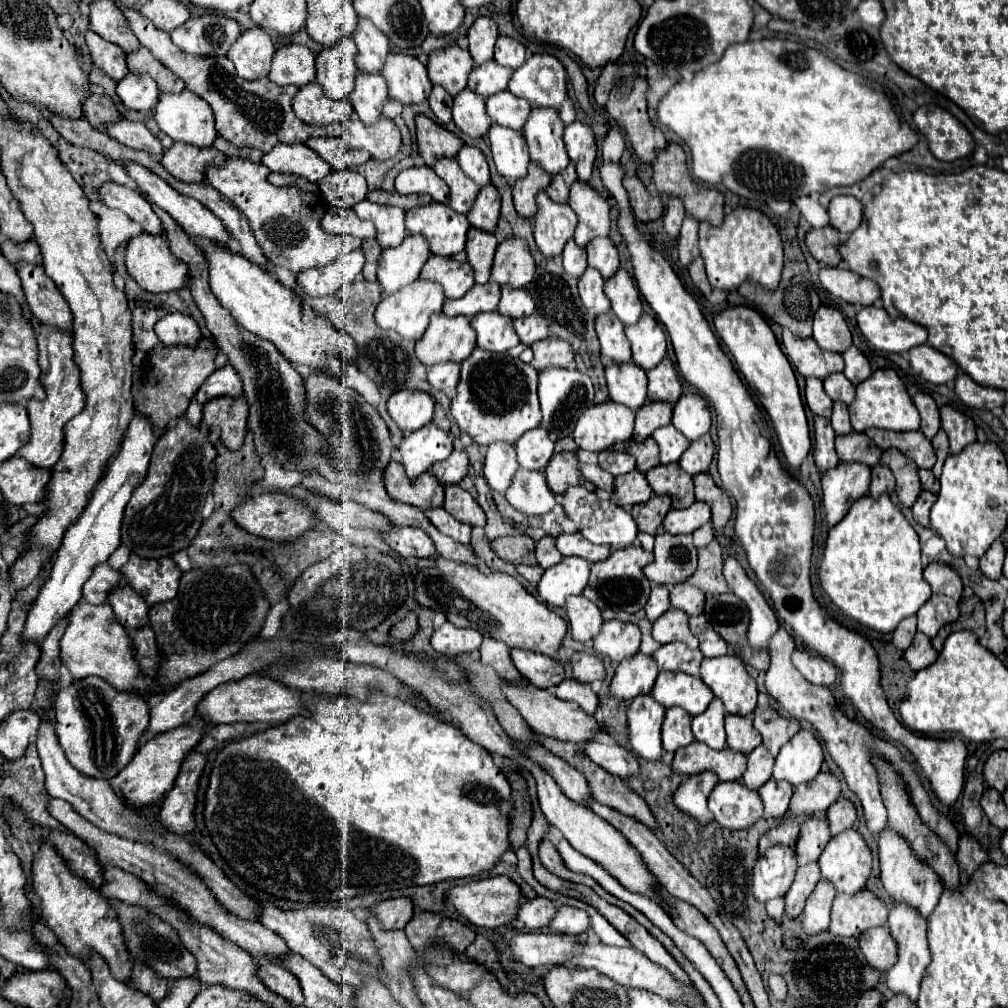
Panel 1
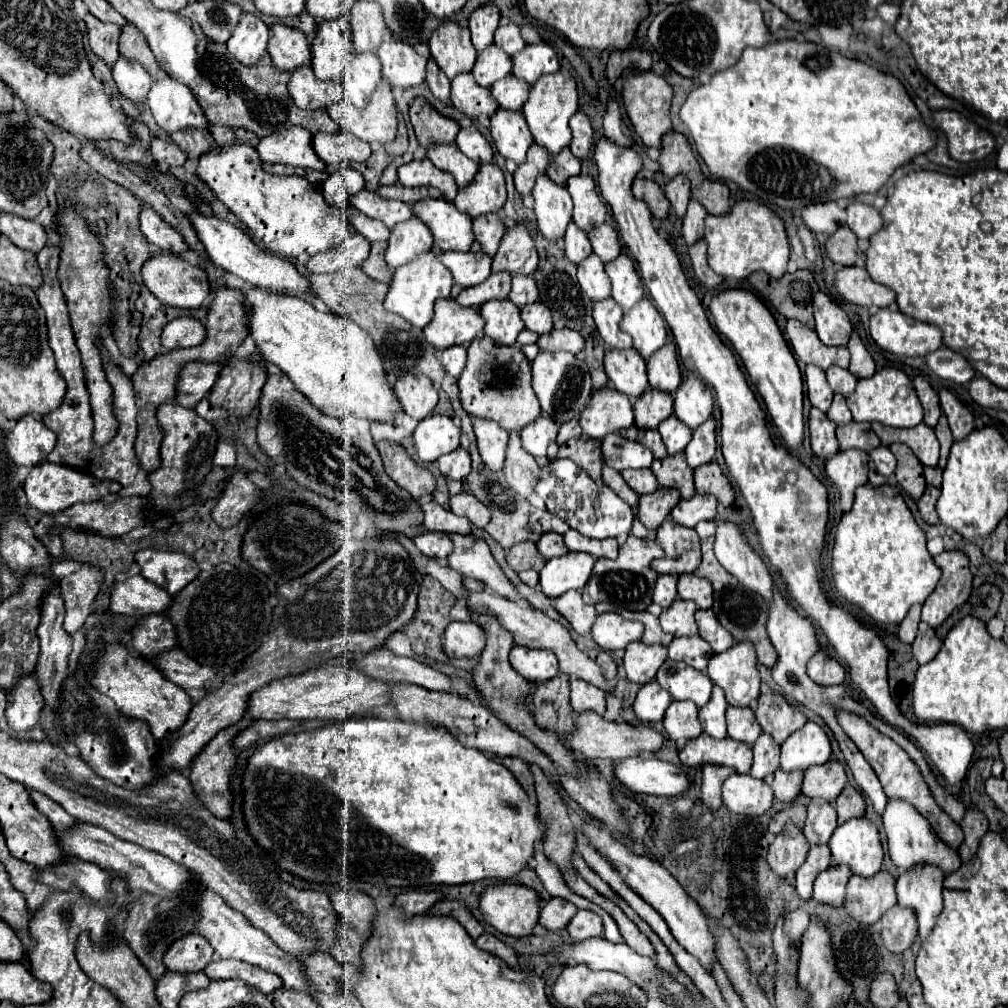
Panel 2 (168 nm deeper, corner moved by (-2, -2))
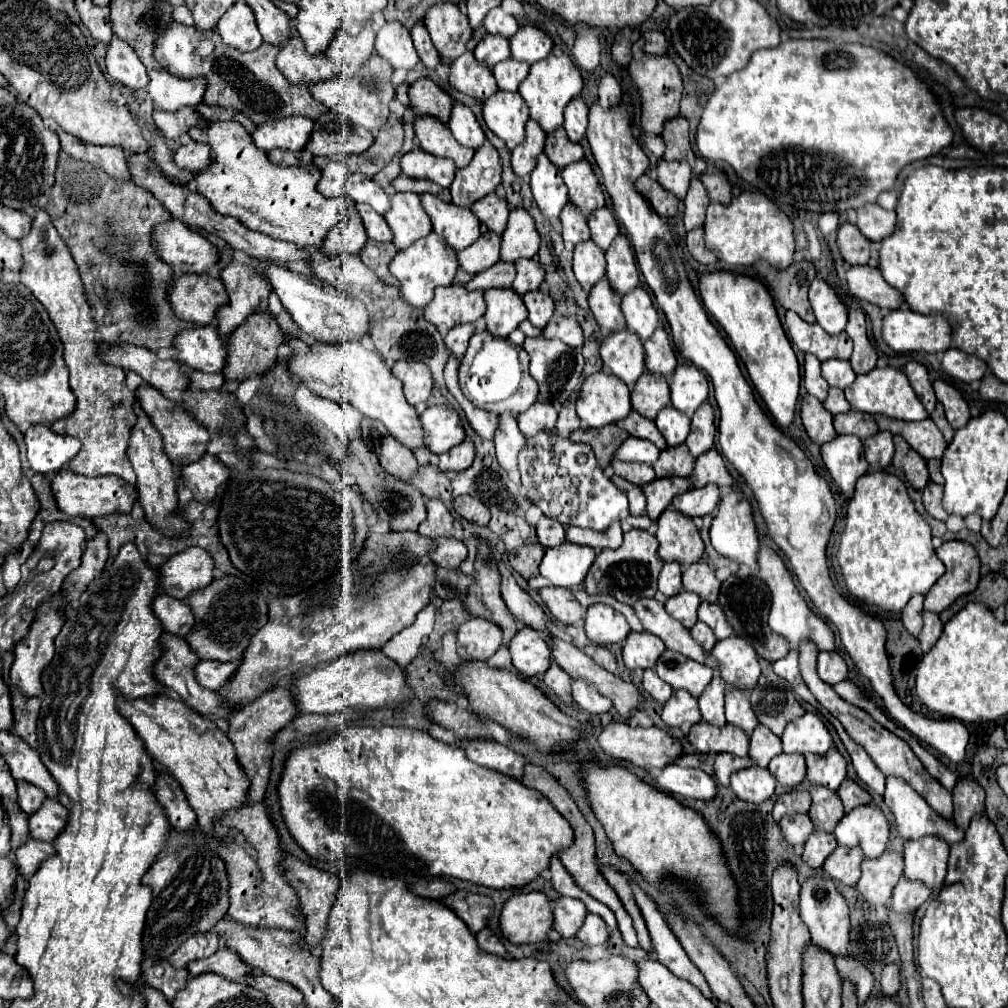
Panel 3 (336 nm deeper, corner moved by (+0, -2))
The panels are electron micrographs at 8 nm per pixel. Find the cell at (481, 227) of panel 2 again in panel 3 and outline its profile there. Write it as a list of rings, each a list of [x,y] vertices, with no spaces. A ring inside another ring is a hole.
[[[491,192],[489,196],[483,196],[481,200],[477,200],[477,204],[473,204],[471,210],[489,230],[503,234],[507,216],[509,216],[509,206],[507,206],[507,200],[497,196],[497,192]]]

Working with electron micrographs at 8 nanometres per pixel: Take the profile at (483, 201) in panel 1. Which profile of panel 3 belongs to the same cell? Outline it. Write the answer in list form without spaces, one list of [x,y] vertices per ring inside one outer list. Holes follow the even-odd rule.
[[[487,140],[481,148],[475,150],[473,160],[465,168],[457,170],[449,190],[453,196],[453,204],[471,206],[473,202],[481,200],[481,196],[495,192],[497,184],[501,184],[499,152]]]

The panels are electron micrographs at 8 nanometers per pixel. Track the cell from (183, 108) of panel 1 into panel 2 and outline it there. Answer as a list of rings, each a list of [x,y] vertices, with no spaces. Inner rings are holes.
[[[173,78],[157,80],[151,86],[147,104],[153,112],[153,118],[167,134],[187,128],[209,130],[209,122],[203,118],[203,110],[199,108],[193,92]]]

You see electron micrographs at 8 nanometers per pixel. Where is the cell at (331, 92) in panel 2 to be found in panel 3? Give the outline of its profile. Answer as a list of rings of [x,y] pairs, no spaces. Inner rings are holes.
[[[291,36],[277,54],[277,68],[291,84],[313,86],[319,80],[327,80],[339,74],[337,64],[327,56],[309,56],[299,36]]]

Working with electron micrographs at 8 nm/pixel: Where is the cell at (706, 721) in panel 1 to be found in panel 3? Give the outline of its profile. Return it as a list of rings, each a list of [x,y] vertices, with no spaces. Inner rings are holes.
[[[715,676],[705,692],[699,696],[699,708],[701,708],[701,716],[705,722],[715,724],[715,726],[723,726],[727,722],[724,710],[725,699],[725,682]]]

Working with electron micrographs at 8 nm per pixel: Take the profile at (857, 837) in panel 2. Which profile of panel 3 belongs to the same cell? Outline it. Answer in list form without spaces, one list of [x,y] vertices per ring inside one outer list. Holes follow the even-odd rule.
[[[865,804],[845,814],[835,828],[835,838],[843,846],[859,846],[865,858],[877,858],[885,852],[889,842],[889,820],[885,814],[873,806]]]

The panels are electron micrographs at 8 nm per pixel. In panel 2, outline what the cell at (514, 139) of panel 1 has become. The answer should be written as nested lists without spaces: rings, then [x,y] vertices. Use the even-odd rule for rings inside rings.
[[[499,108],[491,116],[491,138],[505,160],[523,164],[527,148],[533,144],[527,122],[521,112],[511,112]]]

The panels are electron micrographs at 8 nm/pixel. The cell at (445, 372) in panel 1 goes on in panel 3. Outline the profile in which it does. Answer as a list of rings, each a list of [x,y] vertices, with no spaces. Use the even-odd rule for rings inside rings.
[[[457,324],[457,328],[451,328],[449,334],[445,336],[445,344],[447,348],[461,360],[465,350],[467,350],[467,344],[469,344],[469,338],[473,336],[475,332],[475,324]]]

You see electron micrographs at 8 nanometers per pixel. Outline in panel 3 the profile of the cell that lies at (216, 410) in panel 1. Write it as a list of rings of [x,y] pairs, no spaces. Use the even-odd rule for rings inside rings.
[[[267,310],[253,312],[245,320],[245,324],[241,324],[229,336],[229,344],[227,344],[229,356],[227,356],[227,366],[225,366],[225,380],[227,382],[231,382],[231,380],[245,380],[251,374],[267,372],[269,366],[273,368],[275,360],[277,360],[277,350],[283,344],[283,340],[285,340],[285,332],[281,330],[279,322]]]

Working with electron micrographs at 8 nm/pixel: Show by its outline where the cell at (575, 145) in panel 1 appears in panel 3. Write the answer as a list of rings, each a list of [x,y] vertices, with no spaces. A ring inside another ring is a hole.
[[[581,96],[573,98],[567,106],[565,106],[565,132],[569,136],[571,142],[579,142],[585,136],[587,130],[587,104],[583,102]]]

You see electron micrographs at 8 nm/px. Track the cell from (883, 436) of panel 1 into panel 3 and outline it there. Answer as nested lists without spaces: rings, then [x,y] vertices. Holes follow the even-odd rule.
[[[875,416],[879,430],[889,430],[891,434],[899,434],[903,436],[911,448],[915,448],[925,460],[937,458],[941,460],[947,442],[943,440],[941,430],[933,424],[931,418],[921,420],[921,422],[901,422],[901,420],[893,420],[887,416]]]

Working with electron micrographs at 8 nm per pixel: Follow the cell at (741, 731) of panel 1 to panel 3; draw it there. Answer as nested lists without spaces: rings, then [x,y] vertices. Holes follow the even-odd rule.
[[[729,690],[725,694],[725,716],[727,722],[743,728],[747,734],[751,734],[753,728],[759,724],[755,712],[751,710],[749,696],[741,690]]]

